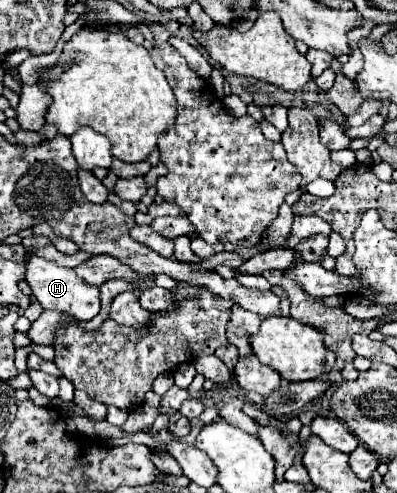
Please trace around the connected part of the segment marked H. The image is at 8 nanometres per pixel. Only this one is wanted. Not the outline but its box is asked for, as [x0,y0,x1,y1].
[26,255,100,321]

